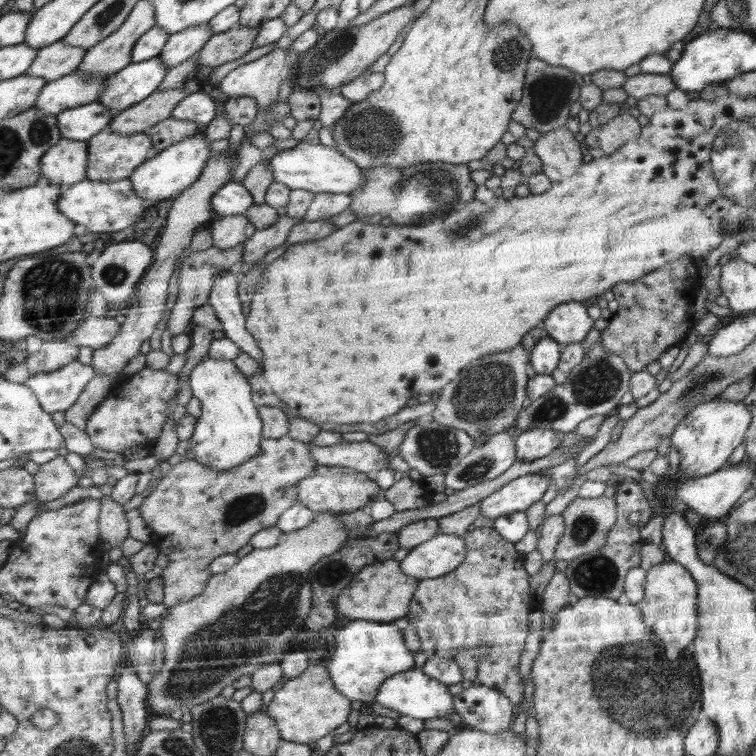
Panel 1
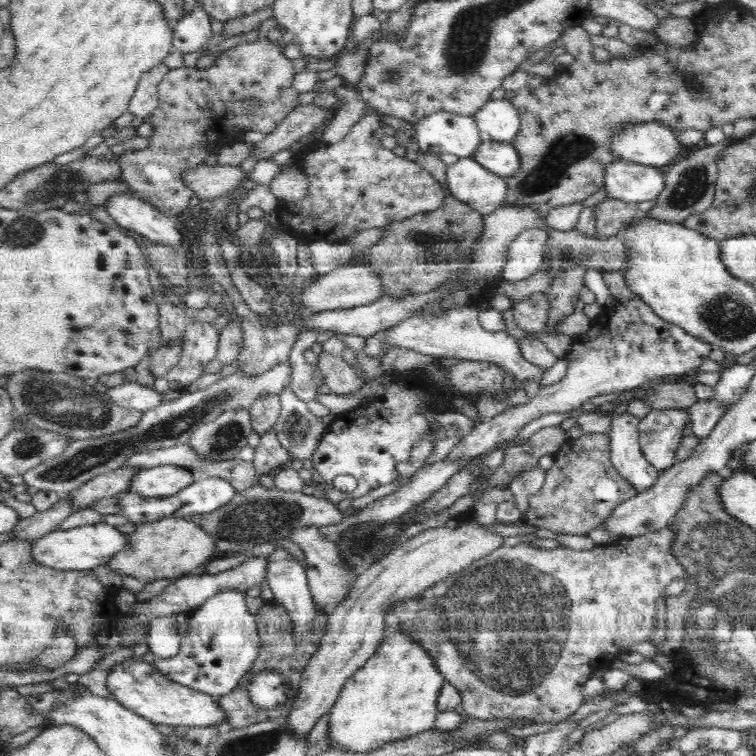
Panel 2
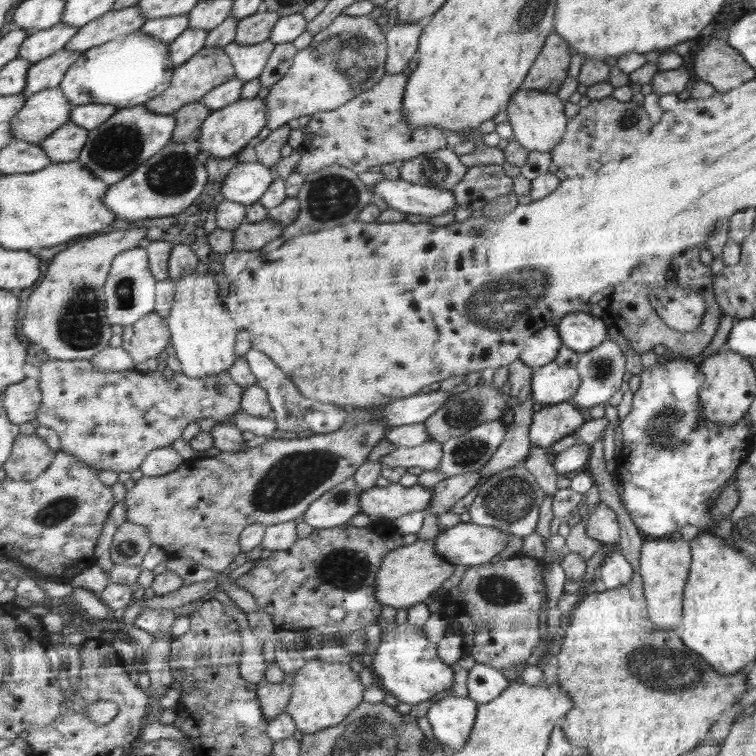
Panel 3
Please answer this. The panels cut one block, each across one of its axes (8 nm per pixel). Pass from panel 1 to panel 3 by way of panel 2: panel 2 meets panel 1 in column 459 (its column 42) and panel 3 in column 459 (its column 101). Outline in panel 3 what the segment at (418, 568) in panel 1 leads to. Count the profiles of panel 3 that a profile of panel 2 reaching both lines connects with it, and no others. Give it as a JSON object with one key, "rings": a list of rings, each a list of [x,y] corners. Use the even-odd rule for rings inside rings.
{"rings":[[[472,521],[448,527],[435,538],[436,552],[452,564],[475,567],[500,554],[509,541],[508,532]]]}

